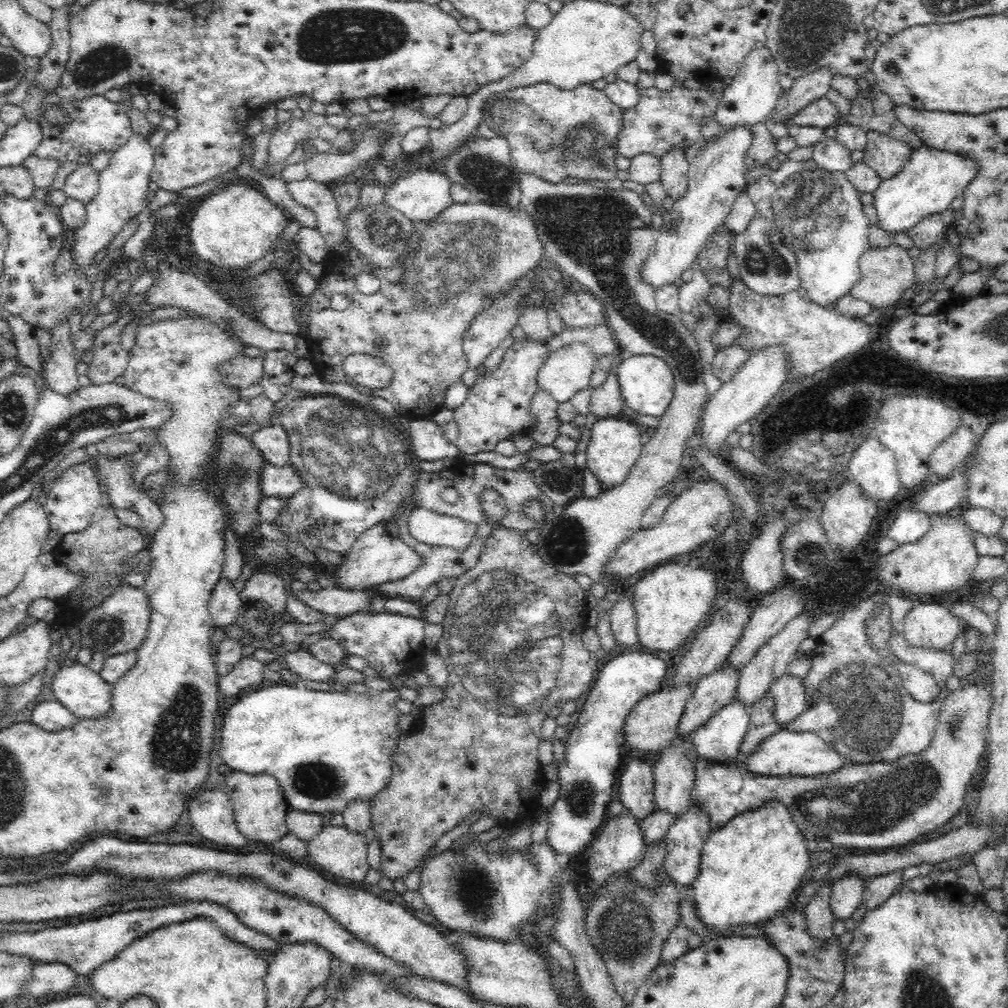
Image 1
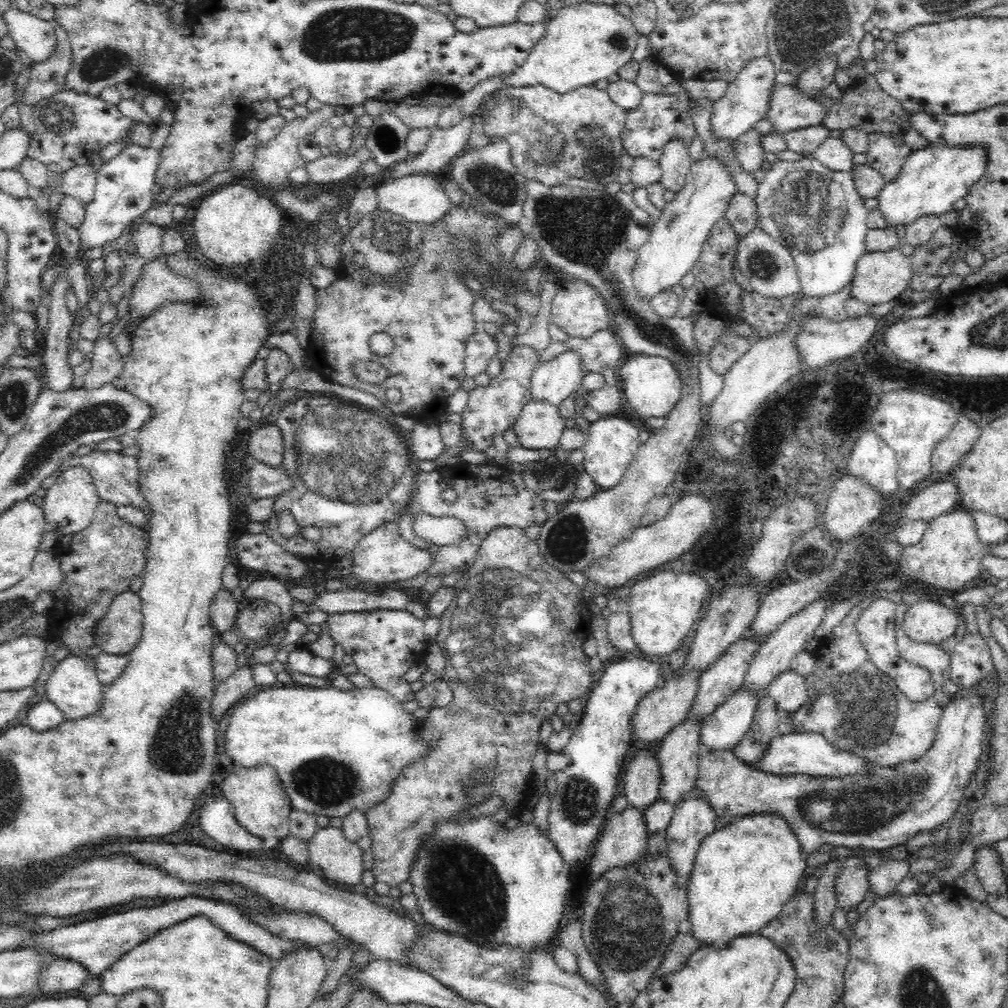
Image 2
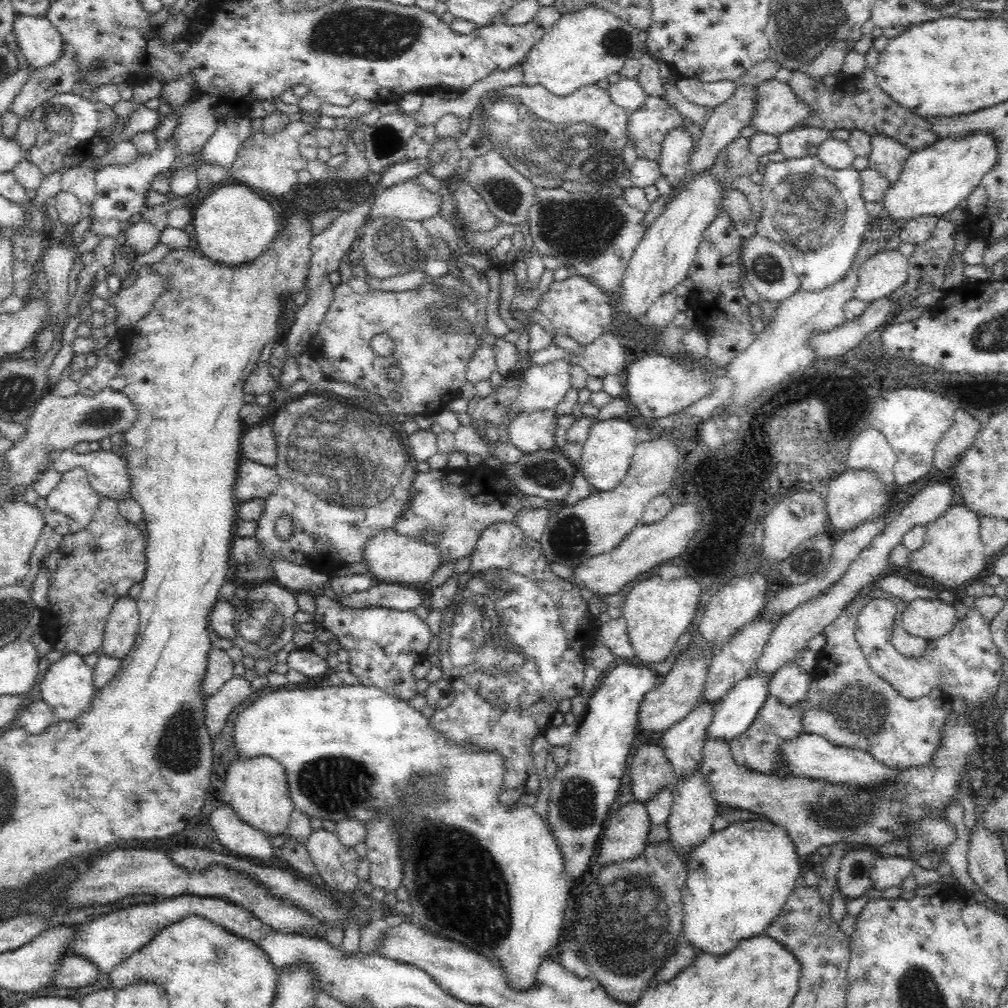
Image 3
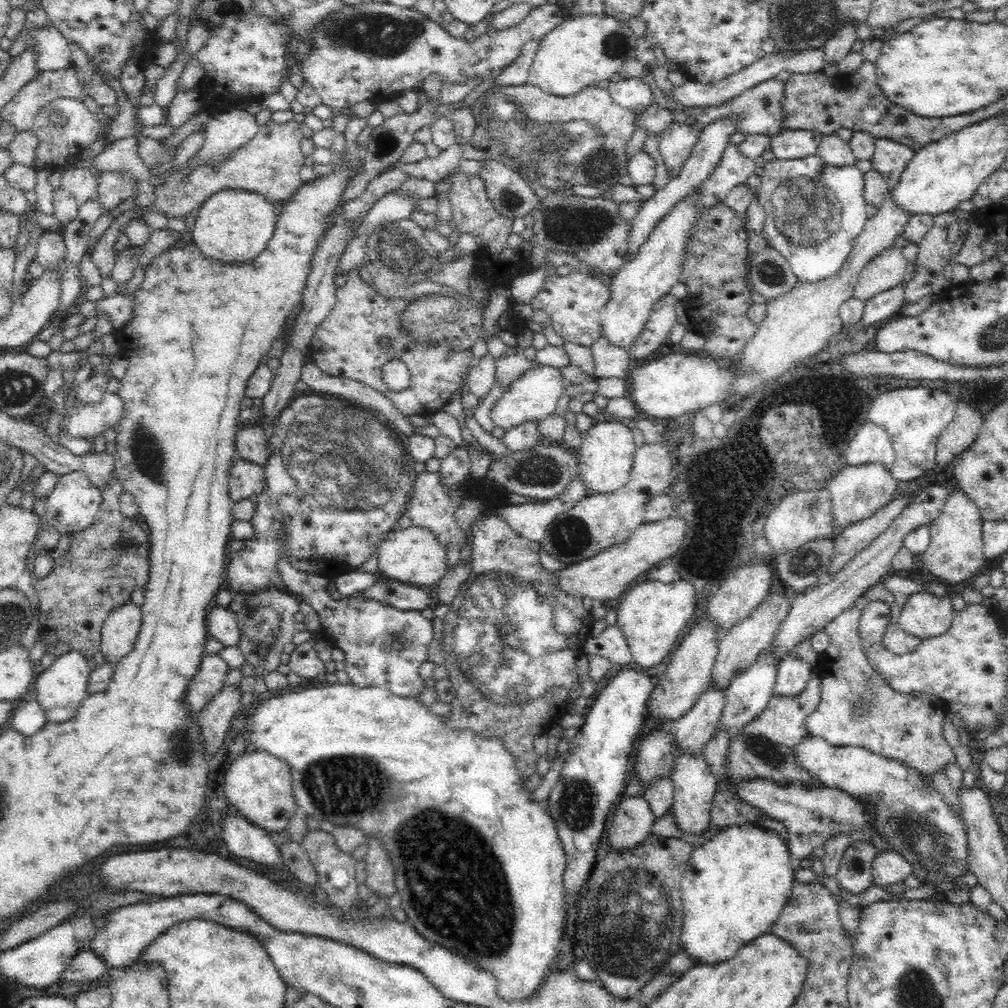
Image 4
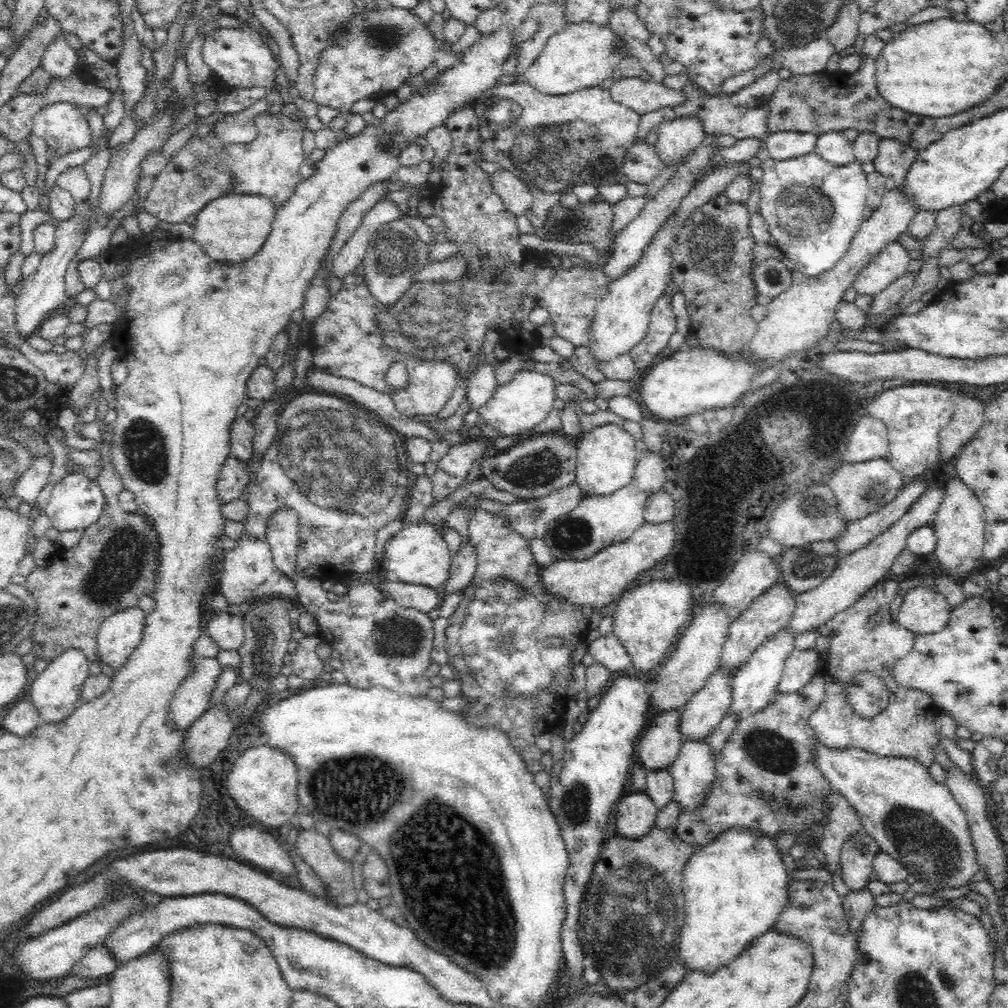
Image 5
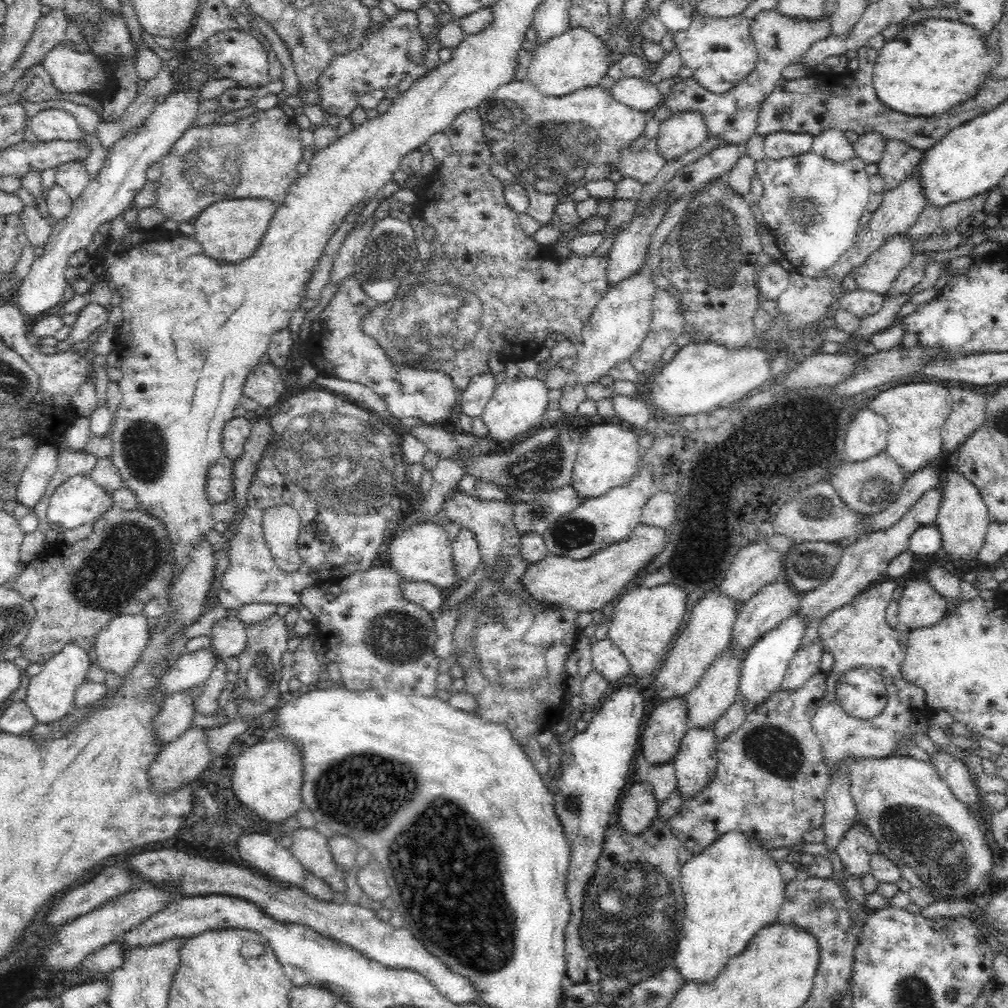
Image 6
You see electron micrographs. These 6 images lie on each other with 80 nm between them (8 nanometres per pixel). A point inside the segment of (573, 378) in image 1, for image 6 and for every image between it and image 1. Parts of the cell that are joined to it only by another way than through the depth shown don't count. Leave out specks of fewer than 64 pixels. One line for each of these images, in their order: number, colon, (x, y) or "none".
2: (554, 381)
3: (543, 387)
4: (533, 395)
5: (517, 407)
6: (518, 403)

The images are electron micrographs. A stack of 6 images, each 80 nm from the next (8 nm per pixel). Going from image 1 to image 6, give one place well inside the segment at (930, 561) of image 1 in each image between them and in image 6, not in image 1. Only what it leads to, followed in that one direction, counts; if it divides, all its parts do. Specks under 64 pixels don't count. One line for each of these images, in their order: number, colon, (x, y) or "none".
2: (949, 555)
3: (952, 553)
4: (955, 553)
5: (959, 525)
6: (962, 519)

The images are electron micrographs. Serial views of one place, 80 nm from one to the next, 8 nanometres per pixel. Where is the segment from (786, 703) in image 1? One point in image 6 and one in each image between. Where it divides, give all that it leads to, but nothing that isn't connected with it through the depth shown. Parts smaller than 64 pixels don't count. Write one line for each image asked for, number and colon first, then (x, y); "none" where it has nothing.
2: (789, 689)
3: (790, 683)
4: (794, 672)
5: (802, 665)
6: (805, 663)

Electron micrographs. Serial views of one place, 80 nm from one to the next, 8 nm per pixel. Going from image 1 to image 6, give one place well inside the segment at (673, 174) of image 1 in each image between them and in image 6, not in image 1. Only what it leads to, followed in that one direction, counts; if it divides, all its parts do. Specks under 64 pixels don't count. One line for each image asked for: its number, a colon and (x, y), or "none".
2: (674, 163)
3: (677, 147)
4: (675, 144)
5: (677, 137)
6: (679, 134)

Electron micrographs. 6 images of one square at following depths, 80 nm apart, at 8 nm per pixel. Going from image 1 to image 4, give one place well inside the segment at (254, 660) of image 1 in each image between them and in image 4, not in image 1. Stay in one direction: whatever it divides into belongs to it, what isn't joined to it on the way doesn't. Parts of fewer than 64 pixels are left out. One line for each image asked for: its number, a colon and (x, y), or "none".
2: (239, 683)
3: (217, 708)
4: (214, 720)

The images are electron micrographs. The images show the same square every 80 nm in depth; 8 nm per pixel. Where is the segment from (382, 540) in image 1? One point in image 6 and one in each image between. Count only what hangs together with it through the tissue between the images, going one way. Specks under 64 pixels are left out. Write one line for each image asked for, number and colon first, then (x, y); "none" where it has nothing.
2: (383, 556)
3: (395, 558)
4: (413, 556)
5: (418, 554)
6: (422, 553)

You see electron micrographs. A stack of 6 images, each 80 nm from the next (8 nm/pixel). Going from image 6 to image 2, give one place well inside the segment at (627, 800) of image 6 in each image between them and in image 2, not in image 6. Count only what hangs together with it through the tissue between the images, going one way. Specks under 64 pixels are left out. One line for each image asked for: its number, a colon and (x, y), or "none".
2: (624, 840)
3: (626, 836)
4: (633, 822)
5: (636, 816)

